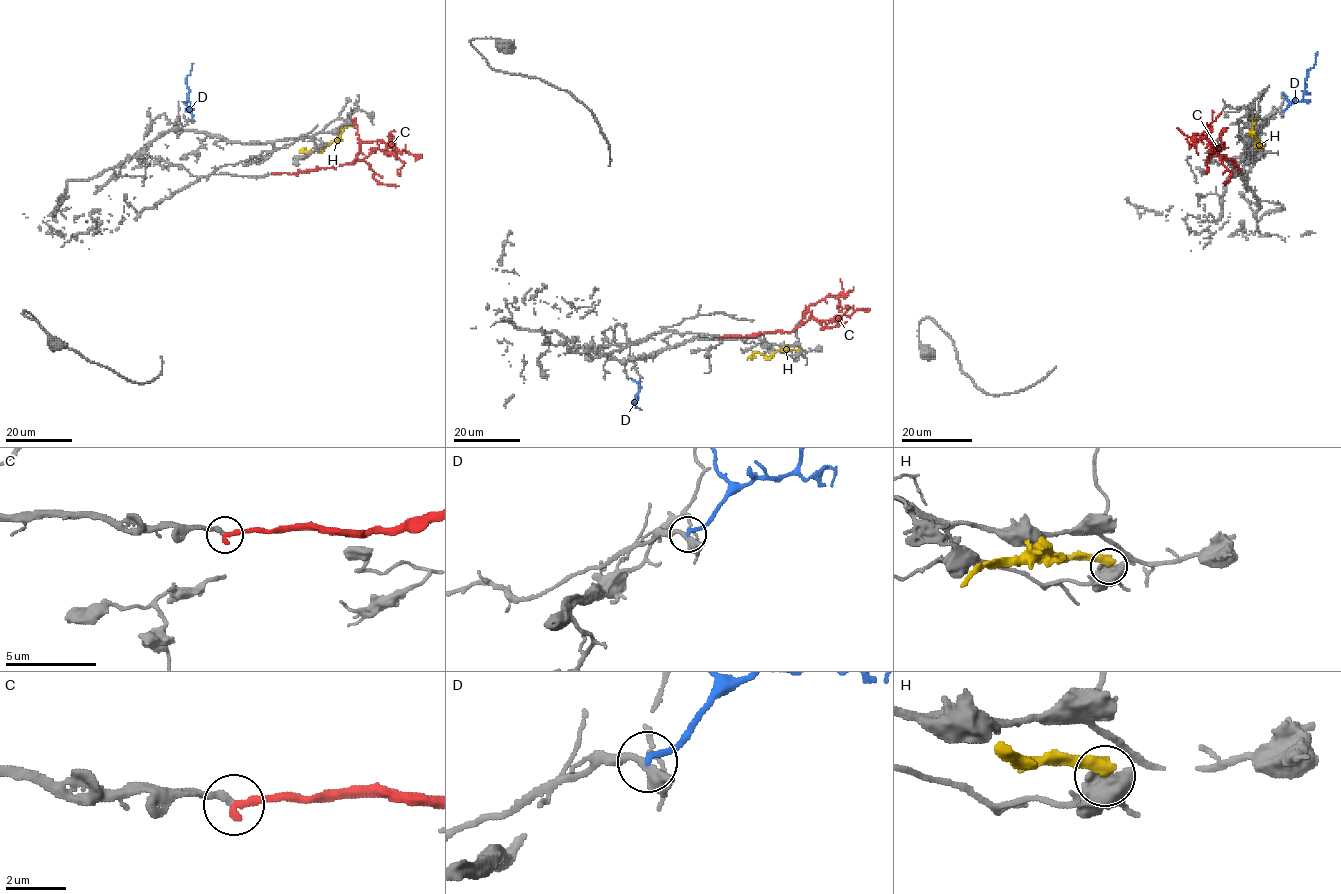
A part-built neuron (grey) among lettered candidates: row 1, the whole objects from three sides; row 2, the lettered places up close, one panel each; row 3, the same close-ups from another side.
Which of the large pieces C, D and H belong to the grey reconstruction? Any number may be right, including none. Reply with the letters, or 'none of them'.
C

